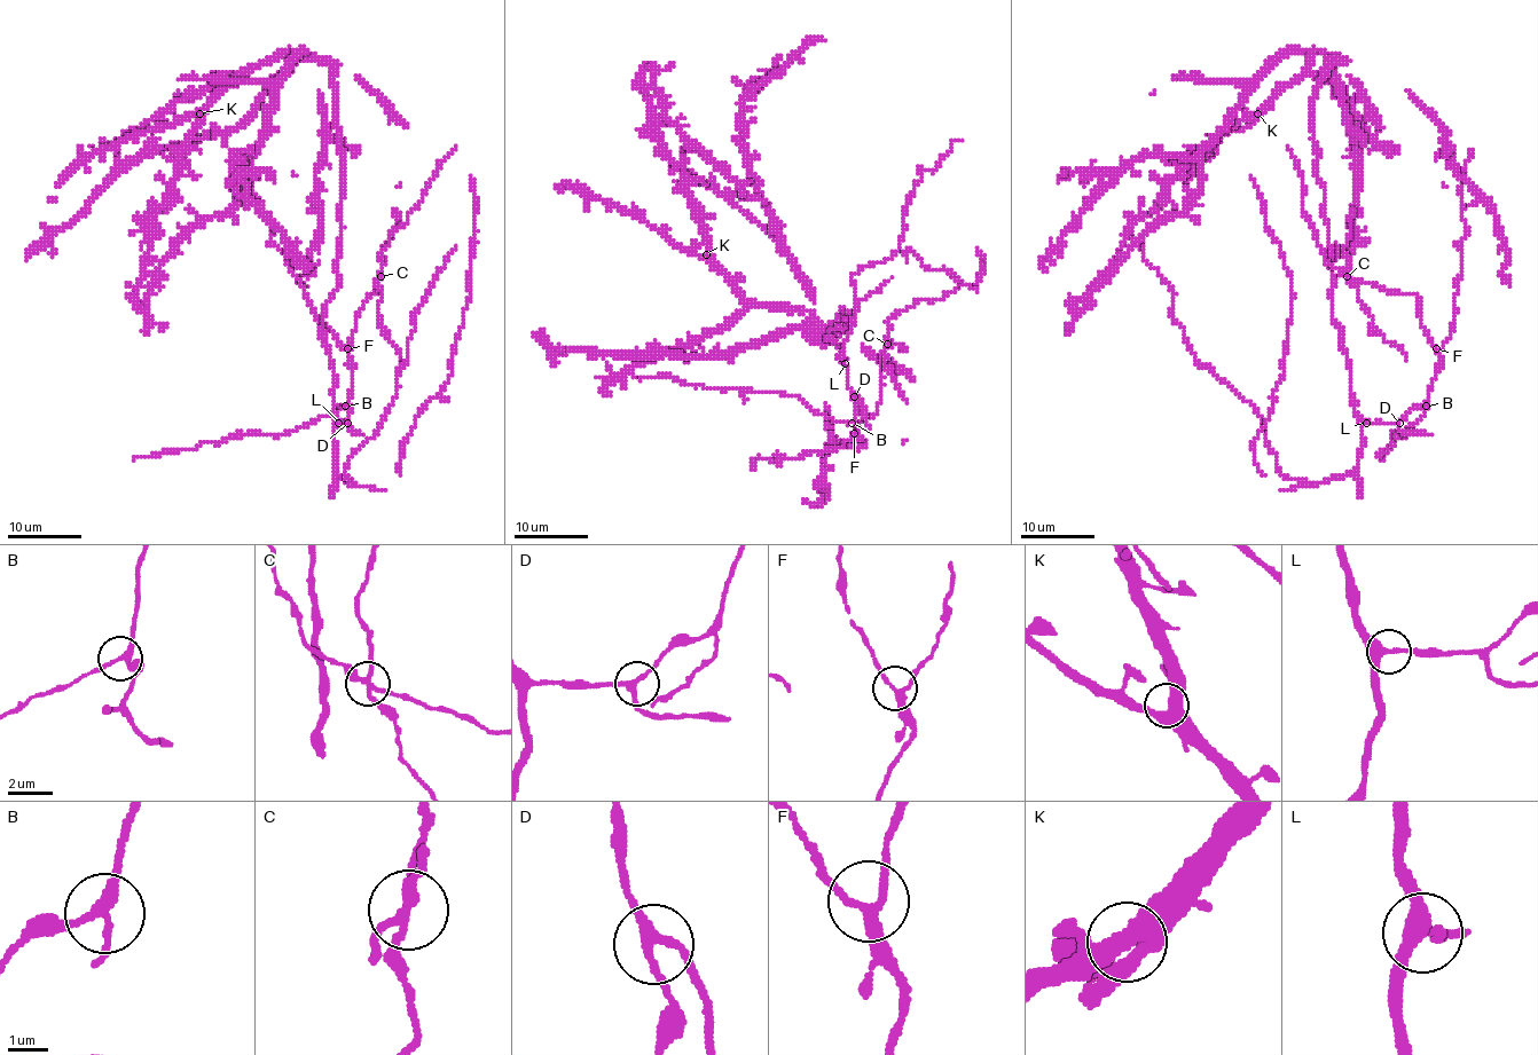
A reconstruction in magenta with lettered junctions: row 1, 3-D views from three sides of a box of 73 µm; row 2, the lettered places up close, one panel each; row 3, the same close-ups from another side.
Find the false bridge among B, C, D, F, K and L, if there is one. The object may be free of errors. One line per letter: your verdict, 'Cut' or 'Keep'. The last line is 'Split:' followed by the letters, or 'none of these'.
B: Keep
C: Cut
D: Keep
F: Keep
K: Keep
L: Keep
Split: C

